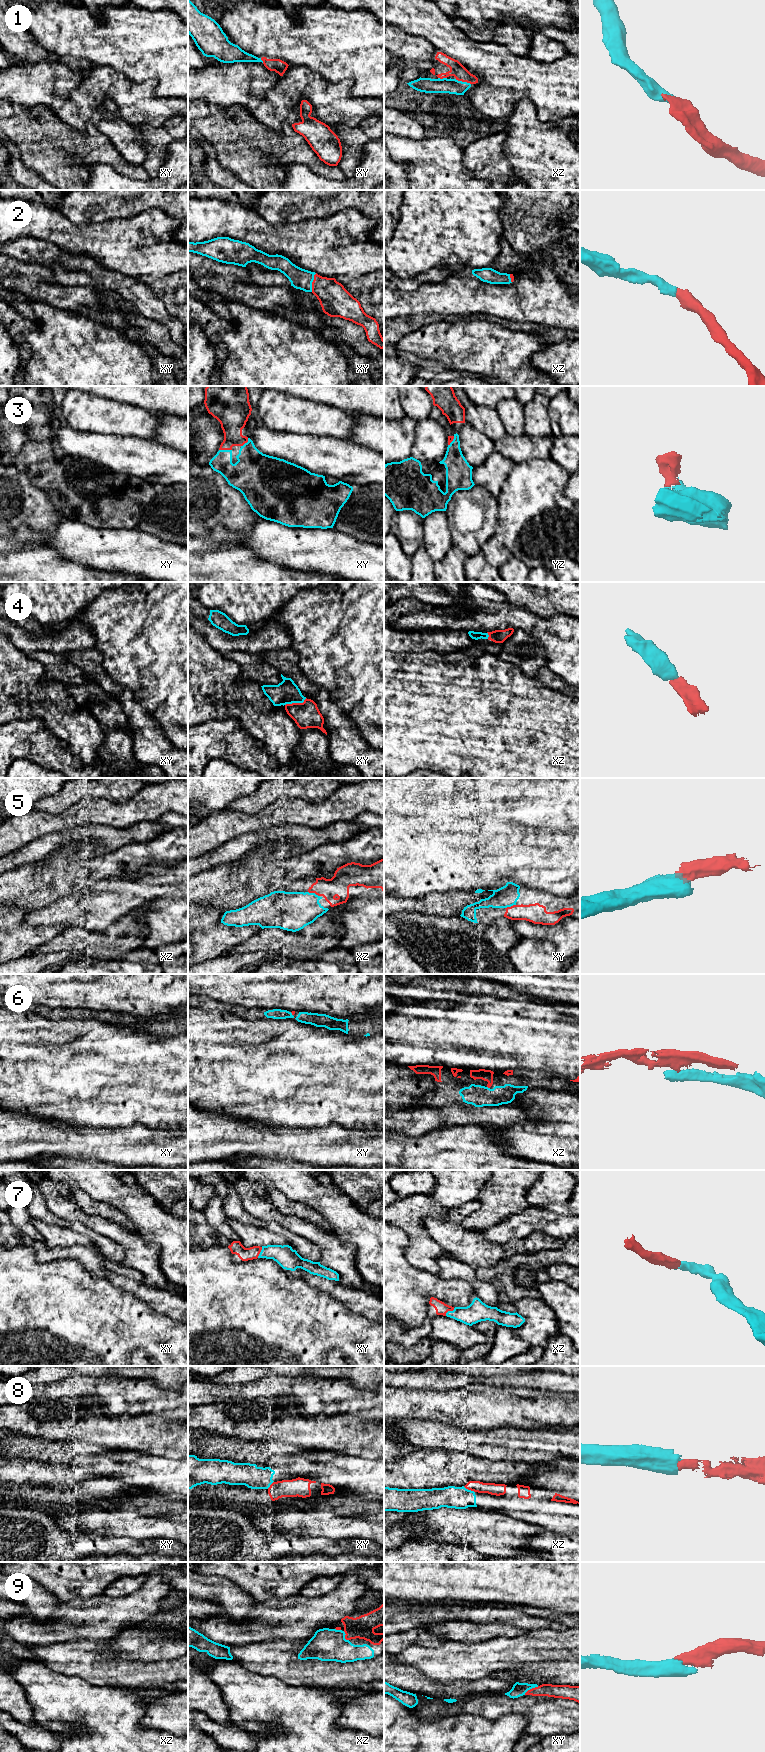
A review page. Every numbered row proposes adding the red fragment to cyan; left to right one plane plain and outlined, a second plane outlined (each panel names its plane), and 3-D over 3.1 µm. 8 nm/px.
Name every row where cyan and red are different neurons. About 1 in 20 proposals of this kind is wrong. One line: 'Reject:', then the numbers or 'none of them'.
Reject: none of them

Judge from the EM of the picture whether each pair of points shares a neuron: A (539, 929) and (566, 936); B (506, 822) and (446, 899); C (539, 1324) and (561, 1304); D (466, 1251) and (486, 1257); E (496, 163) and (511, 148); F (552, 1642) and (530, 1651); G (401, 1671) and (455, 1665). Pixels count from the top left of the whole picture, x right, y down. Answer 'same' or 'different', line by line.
A: same
B: different
C: different
D: same
E: different
F: same
G: different

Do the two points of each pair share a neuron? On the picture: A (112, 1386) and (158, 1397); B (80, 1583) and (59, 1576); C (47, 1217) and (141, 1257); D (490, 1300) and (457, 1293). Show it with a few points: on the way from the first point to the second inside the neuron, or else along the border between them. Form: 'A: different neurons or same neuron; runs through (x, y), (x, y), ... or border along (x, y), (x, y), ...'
A: same neuron; runs through (123, 1387), (137, 1392), (143, 1397), (147, 1397)
B: same neuron; runs through (75, 1581), (64, 1579)
C: different neurons; border along (102, 1236), (111, 1238), (122, 1248), (123, 1261)
D: different neurons; border along (458, 1280), (467, 1282), (472, 1287), (476, 1296)

